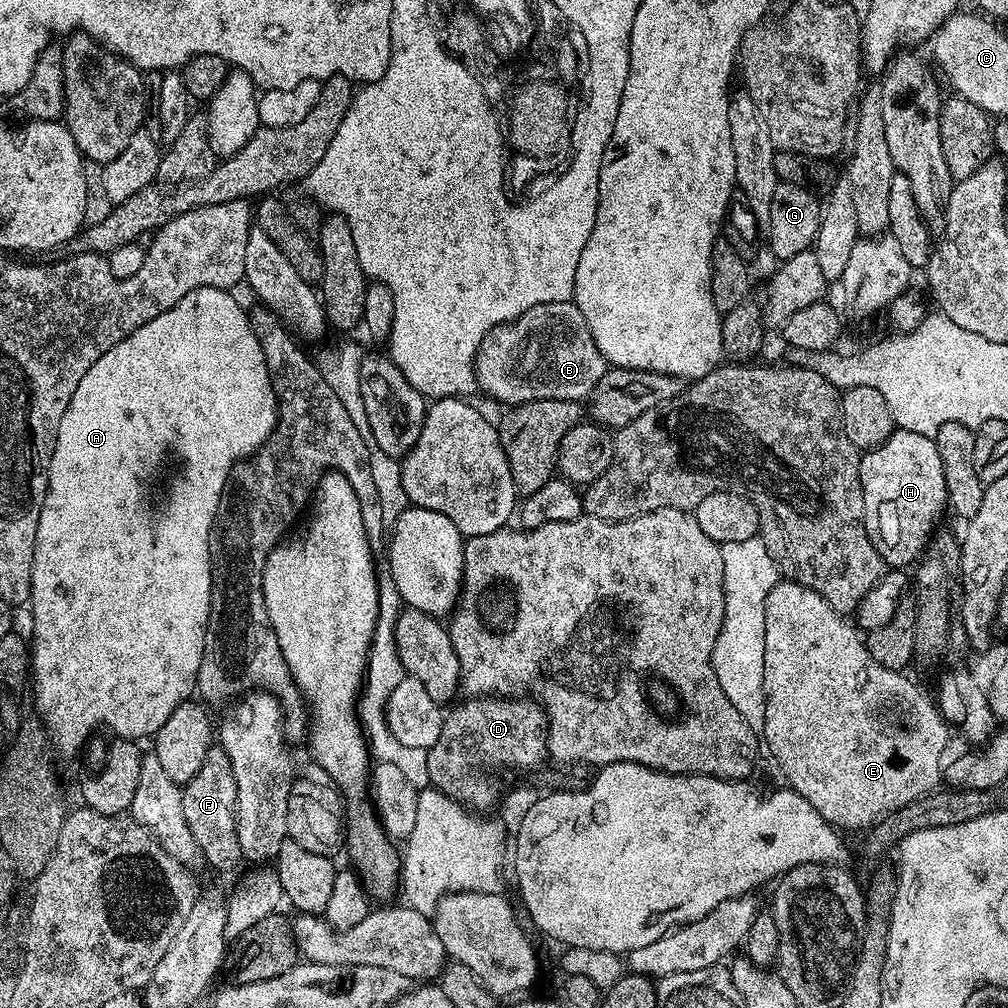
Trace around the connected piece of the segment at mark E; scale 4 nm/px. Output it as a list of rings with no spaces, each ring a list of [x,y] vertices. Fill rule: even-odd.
[[[781,579],[780,583],[774,586],[774,590],[770,590],[770,594],[766,598],[766,654],[764,655],[766,718],[764,719],[762,740],[764,744],[769,744],[771,753],[779,757],[774,764],[788,779],[785,780],[787,787],[802,794],[802,798],[806,798],[806,802],[810,802],[810,806],[814,806],[814,810],[818,810],[818,814],[822,814],[822,818],[826,818],[828,824],[840,830],[845,830],[844,828],[866,830],[882,817],[889,816],[890,813],[898,811],[910,802],[921,800],[941,787],[942,765],[946,760],[944,751],[948,748],[950,724],[941,716],[933,697],[924,696],[923,690],[914,681],[904,677],[903,671],[887,668],[874,662],[861,633],[851,623],[848,625],[844,620],[847,619],[841,613],[835,612],[826,602],[826,598],[822,598],[814,590],[796,584],[792,580]]]

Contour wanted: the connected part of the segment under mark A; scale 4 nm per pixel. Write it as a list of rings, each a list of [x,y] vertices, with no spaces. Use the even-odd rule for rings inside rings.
[[[201,286],[195,288],[190,294],[183,296],[181,300],[170,310],[166,310],[158,319],[146,322],[138,330],[134,330],[122,342],[110,346],[86,374],[82,374],[82,382],[78,382],[78,390],[70,398],[70,406],[66,406],[66,414],[62,414],[62,422],[58,426],[56,435],[56,445],[50,458],[48,467],[48,493],[44,495],[44,505],[40,511],[40,521],[36,531],[36,541],[34,542],[34,566],[32,567],[32,595],[30,605],[32,604],[32,636],[30,635],[30,696],[36,699],[35,715],[39,716],[40,721],[44,723],[44,729],[48,732],[50,743],[57,753],[64,756],[72,756],[84,744],[84,739],[99,726],[100,720],[108,720],[110,727],[116,731],[116,734],[123,734],[127,739],[136,742],[141,738],[139,736],[151,737],[170,718],[173,710],[179,704],[185,703],[189,699],[191,692],[197,691],[196,669],[202,662],[204,653],[204,639],[208,629],[208,615],[212,609],[212,555],[210,554],[210,538],[212,537],[212,526],[216,522],[216,509],[220,507],[220,496],[224,488],[228,485],[228,477],[232,474],[232,469],[242,460],[254,456],[256,452],[270,438],[270,434],[276,428],[276,418],[278,409],[276,406],[276,395],[274,386],[270,382],[270,374],[266,366],[266,358],[262,354],[262,346],[252,329],[252,322],[247,311],[240,309],[238,301],[232,297],[231,291],[215,286]],[[92,604],[92,616],[84,612]]]

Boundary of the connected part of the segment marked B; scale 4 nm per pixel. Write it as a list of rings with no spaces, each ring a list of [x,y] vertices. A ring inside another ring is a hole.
[[[550,302],[534,306],[511,324],[499,324],[486,334],[480,344],[475,365],[477,387],[494,399],[501,400],[504,406],[535,400],[583,401],[591,397],[594,386],[598,386],[610,367],[602,350],[598,350],[594,342],[594,334],[590,334],[590,326],[586,326],[586,318],[582,318],[582,310],[578,310],[574,302]]]

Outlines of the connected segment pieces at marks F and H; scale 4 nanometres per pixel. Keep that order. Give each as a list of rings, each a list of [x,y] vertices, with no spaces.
[[[219,750],[209,752],[202,770],[198,770],[198,774],[194,774],[194,778],[190,778],[190,782],[183,785],[180,798],[182,814],[186,814],[186,826],[190,826],[190,834],[194,834],[203,859],[205,861],[208,859],[216,868],[234,867],[236,860],[241,859],[238,834],[236,833],[236,783],[226,754]]]
[[[905,428],[893,430],[886,442],[867,449],[861,455],[860,477],[864,491],[864,525],[870,534],[870,542],[874,542],[878,554],[889,569],[904,570],[915,565],[937,531],[936,523],[939,522],[940,515],[946,512],[948,503],[946,474],[942,474],[942,458],[938,458],[935,439],[914,434]]]

